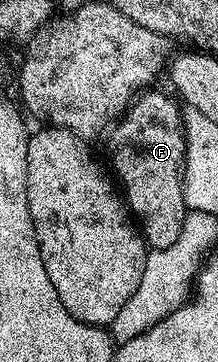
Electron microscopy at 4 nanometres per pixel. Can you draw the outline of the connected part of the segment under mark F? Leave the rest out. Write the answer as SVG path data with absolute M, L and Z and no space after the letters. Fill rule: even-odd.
M154 91L137 94L126 106L120 120L109 130L106 153L110 156L109 172L116 181L118 176L120 189L122 184L125 204L143 241L151 250L156 250L176 243L188 212L184 197L186 130L184 113L178 110L179 102L169 92L150 92Z

